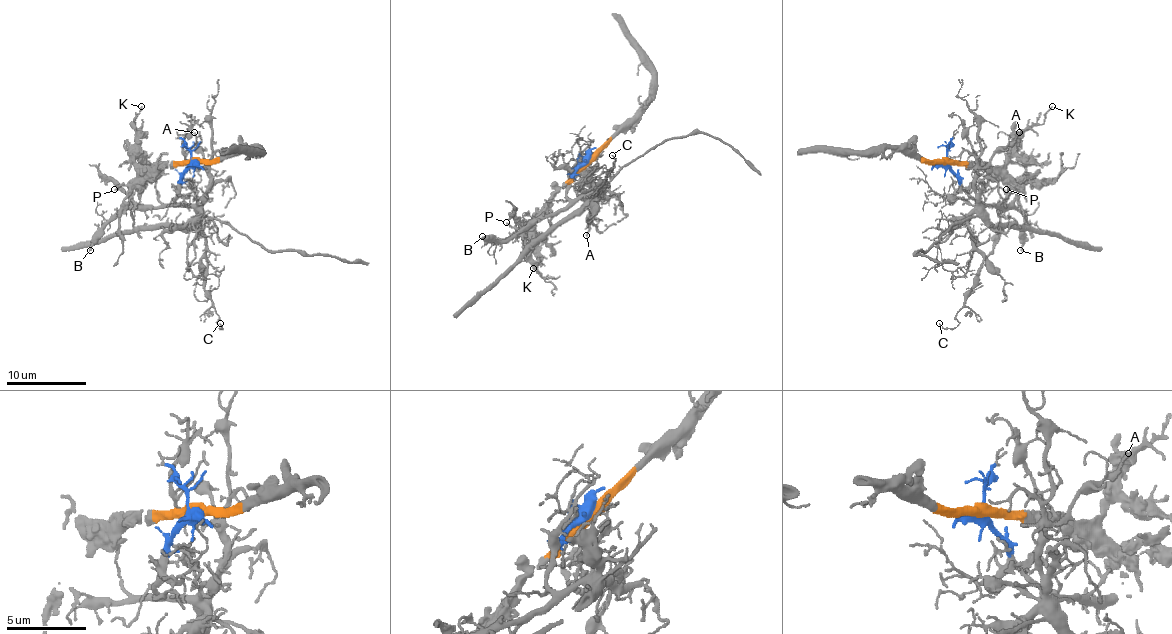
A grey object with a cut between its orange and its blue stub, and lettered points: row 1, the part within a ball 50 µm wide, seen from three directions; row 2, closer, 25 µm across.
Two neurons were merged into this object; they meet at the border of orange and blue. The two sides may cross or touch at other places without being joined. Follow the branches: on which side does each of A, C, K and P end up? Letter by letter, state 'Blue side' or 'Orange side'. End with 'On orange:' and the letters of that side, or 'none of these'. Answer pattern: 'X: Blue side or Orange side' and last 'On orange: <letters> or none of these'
A: Blue side
C: Blue side
K: Orange side
P: Orange side
On orange: K, P

